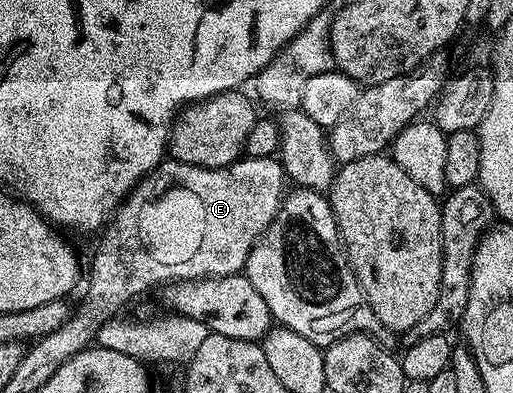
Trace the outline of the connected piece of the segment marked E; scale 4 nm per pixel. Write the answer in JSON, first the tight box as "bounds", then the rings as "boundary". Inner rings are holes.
{"bounds":[89,156,285,306],"boundary":[[[244,156],[220,169],[186,165],[174,159],[160,161],[159,166],[132,189],[102,230],[99,250],[89,268],[89,275],[95,278],[95,293],[107,297],[107,301],[119,301],[126,306],[130,297],[146,289],[158,290],[177,281],[242,274],[251,248],[277,215],[285,196],[283,181],[283,162],[275,157]]]}

